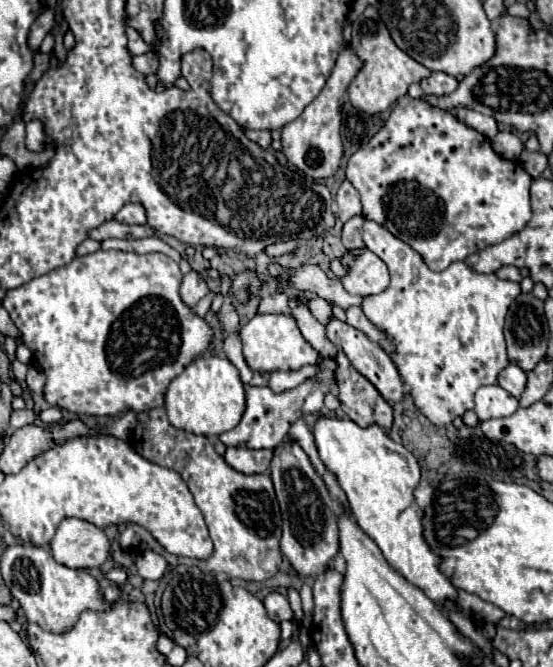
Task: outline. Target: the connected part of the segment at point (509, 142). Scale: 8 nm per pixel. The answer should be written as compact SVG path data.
M499 131L493 141L491 141L495 153L499 153L501 157L509 159L509 161L517 161L521 151L523 151L523 143L521 139L513 133L513 131Z

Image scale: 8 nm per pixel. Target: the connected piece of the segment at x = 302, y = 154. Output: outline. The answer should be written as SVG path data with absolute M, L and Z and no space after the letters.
M345 49L339 53L339 59L335 63L335 69L331 77L327 79L321 93L303 109L301 117L287 123L281 131L281 143L283 143L283 155L291 165L301 169L305 175L313 179L327 179L335 175L339 169L341 157L343 157L343 143L341 143L341 107L343 107L343 95L355 77L355 71L359 71L359 59L355 59L355 53Z

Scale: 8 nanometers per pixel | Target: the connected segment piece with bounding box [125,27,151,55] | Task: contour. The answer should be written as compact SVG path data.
M125 27L125 33L127 33L127 49L131 55L141 55L141 53L151 51L151 47L141 39L141 35L135 29Z

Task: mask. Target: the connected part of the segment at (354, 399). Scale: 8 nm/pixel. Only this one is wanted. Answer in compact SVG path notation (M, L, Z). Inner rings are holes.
M337 353L337 387L343 413L347 413L355 423L367 427L367 423L379 423L389 429L393 423L391 405L381 397L381 393L351 367L343 353Z

